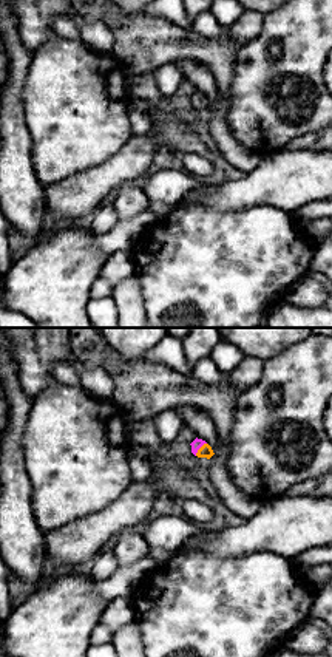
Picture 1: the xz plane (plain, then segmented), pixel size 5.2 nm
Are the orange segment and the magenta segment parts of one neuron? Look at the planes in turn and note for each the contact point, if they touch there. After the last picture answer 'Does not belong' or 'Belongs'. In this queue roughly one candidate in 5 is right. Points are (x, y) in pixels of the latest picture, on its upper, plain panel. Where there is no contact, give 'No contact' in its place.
Touches orange at (199, 102)

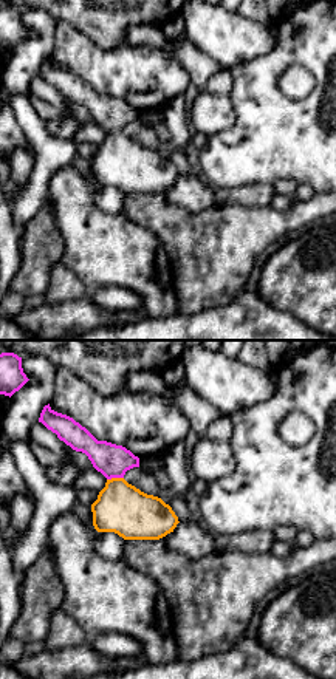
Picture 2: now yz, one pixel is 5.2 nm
Touches orange at (115, 132)

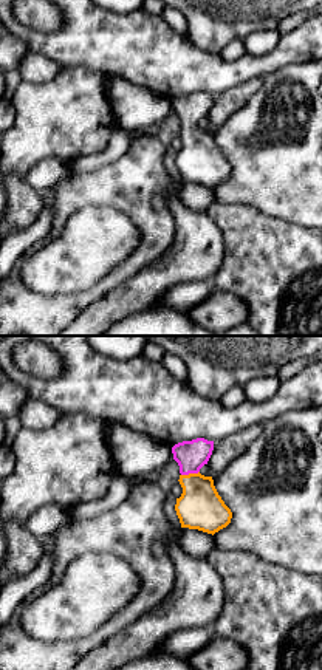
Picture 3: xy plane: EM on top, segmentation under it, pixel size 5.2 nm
Touches orange at (189, 127)

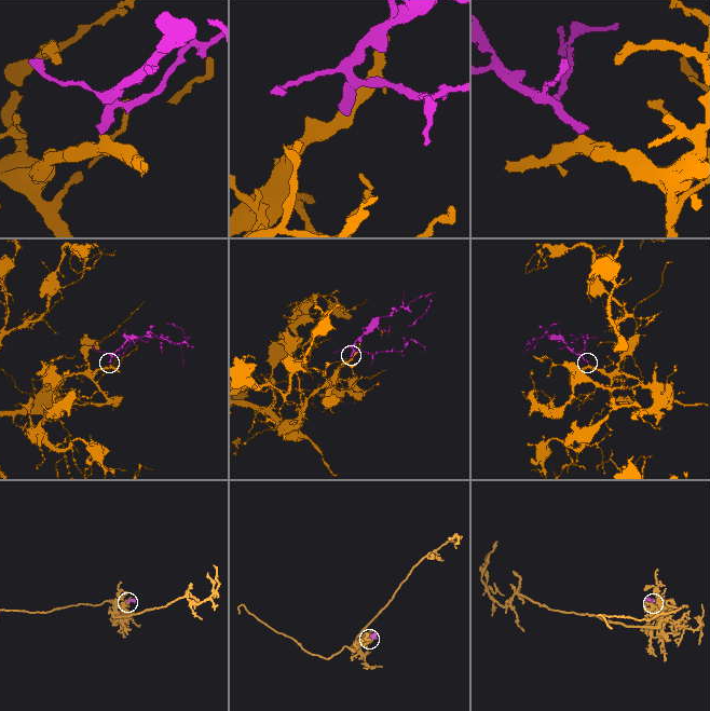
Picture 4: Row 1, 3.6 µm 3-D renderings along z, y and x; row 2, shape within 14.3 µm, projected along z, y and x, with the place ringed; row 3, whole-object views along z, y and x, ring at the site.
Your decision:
Belongs

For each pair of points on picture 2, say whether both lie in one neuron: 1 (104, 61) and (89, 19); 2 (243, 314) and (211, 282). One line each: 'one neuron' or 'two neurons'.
1: two neurons
2: two neurons

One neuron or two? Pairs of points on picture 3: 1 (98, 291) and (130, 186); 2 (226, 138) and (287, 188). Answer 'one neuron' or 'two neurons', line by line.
1: one neuron
2: one neuron

